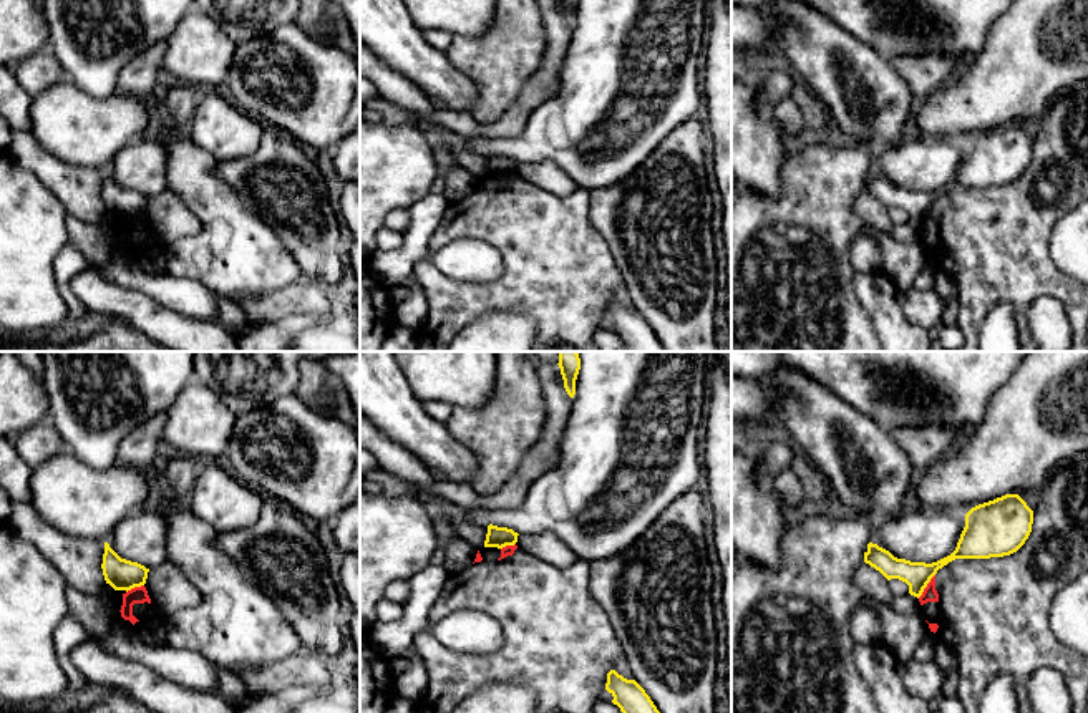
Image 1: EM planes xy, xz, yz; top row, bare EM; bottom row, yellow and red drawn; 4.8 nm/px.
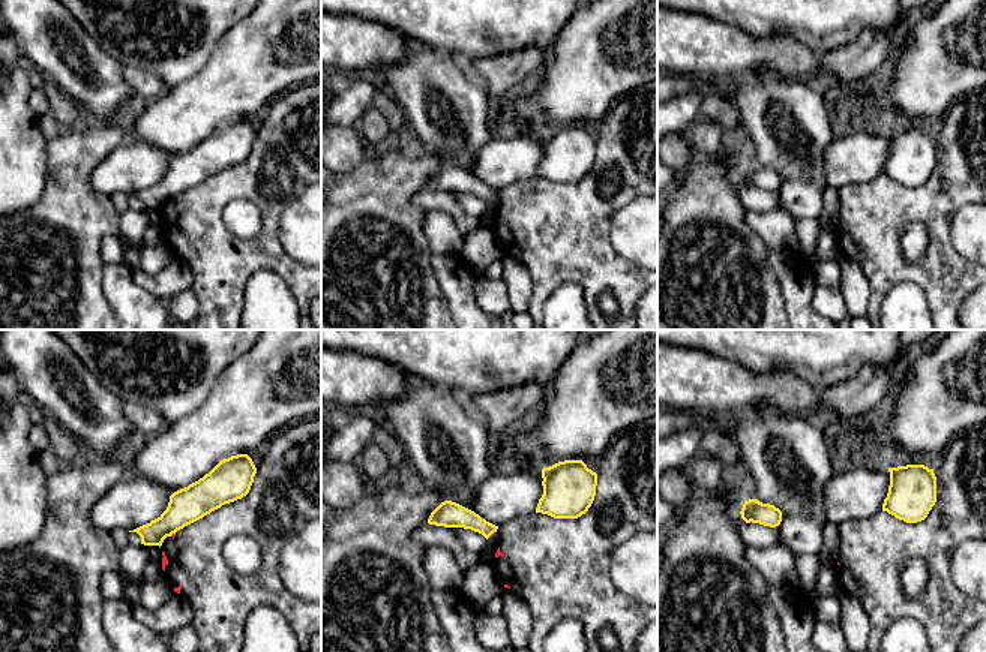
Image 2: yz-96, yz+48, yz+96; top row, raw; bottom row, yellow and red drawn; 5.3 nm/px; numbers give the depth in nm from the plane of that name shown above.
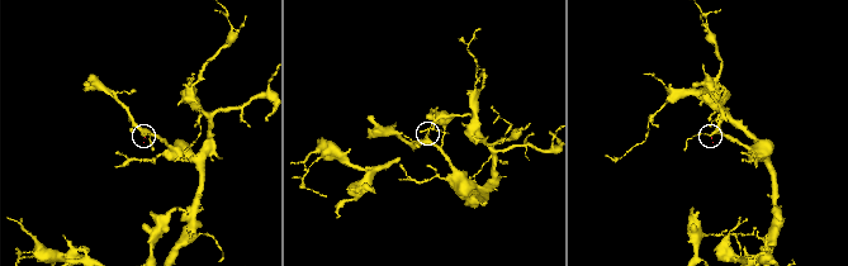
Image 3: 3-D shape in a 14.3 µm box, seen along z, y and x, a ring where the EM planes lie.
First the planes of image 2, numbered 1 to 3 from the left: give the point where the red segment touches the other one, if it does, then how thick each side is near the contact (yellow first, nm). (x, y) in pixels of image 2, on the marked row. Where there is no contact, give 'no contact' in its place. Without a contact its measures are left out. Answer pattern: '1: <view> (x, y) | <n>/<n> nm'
1: yz-96 (171, 534) | 190/20 nm
2: no contact
3: no contact

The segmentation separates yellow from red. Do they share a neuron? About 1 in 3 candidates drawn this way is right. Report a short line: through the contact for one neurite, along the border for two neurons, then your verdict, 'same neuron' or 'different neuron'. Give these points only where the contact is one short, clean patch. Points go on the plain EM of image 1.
line yz (934, 203), (918, 226); different neuron

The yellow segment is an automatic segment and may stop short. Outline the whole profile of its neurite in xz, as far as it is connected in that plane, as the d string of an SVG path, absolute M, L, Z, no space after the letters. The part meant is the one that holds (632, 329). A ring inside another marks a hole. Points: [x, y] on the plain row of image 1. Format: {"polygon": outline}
{"polygon": "M610 298L605 318L614 325L612 332L620 337L627 352L665 352L650 325L635 308L627 308Z"}

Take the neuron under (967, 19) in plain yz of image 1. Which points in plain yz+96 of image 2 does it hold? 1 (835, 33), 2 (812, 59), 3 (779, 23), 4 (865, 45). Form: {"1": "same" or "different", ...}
{"1": "same", "2": "different", "3": "same", "4": "different"}

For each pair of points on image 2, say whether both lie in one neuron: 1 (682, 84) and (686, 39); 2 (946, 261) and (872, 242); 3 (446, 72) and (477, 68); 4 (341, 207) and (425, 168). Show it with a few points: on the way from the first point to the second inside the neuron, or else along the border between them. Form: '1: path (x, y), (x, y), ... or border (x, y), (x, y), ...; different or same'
1: border (673, 74), (694, 74), (700, 77); different
2: path (928, 269), (899, 269), (890, 260); same
3: border (467, 71), (471, 75); different
4: path (362, 207), (404, 170); same

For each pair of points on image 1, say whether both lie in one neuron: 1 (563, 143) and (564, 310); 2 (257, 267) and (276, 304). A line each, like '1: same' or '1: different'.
1: different
2: different

